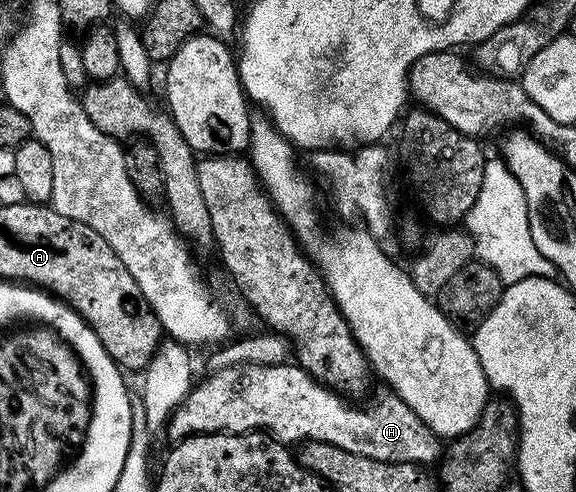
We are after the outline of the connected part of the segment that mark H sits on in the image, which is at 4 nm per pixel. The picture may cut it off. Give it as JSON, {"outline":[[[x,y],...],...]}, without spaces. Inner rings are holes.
{"outline":[[[295,362],[226,368],[210,373],[198,384],[203,390],[193,394],[193,416],[189,416],[189,424],[200,434],[262,430],[288,446],[316,440],[341,446],[349,454],[377,458],[377,462],[420,466],[434,465],[441,456],[440,437],[390,390],[377,393],[364,408],[354,408],[343,401],[346,399],[340,393],[310,376]]]}

